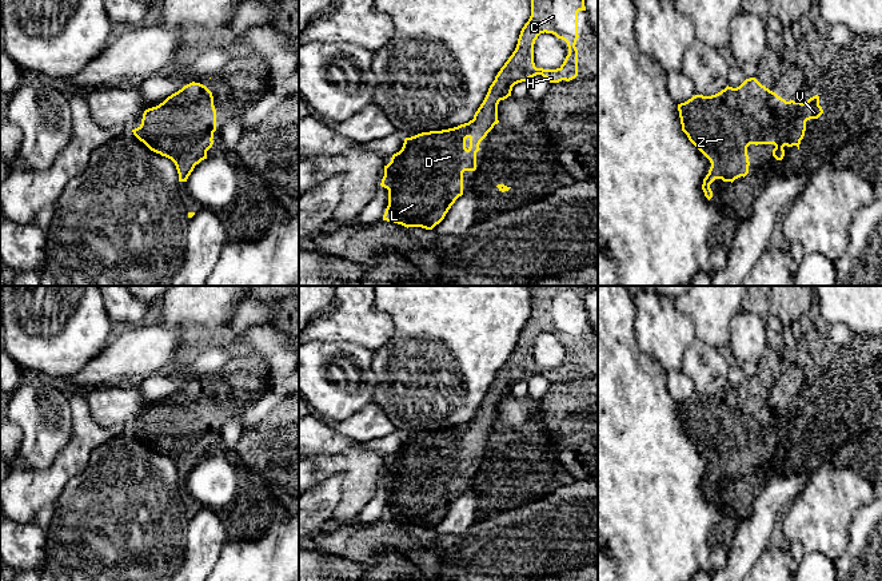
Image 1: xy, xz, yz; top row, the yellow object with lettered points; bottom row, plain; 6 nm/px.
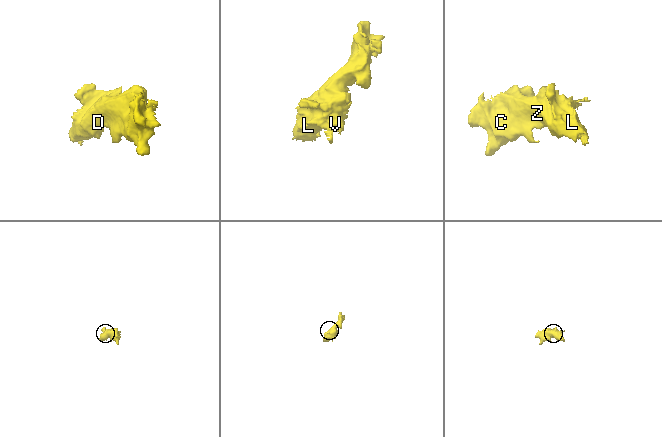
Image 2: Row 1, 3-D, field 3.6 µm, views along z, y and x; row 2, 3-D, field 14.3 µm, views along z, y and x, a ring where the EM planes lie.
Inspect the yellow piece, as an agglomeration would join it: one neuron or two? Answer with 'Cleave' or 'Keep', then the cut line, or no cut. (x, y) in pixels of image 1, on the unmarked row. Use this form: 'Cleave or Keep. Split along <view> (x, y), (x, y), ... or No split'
Keep. No split

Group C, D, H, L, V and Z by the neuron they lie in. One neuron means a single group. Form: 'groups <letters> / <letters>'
groups C D H L V Z

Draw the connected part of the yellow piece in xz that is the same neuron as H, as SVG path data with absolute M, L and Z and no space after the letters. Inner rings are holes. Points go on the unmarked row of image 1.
M530 286L531 315L520 330L512 354L500 367L488 391L468 422L442 430L422 431L406 437L399 451L384 465L380 485L388 489L388 505L383 520L404 526L432 529L439 524L455 500L463 494L463 471L476 469L476 451L480 441L494 427L498 419L498 403L511 395L518 382L542 374L550 382L570 381L578 375L578 311L586 310L584 297L598 286ZM540 333L552 333L567 342L568 354L556 369L536 367L534 362L534 343Z

